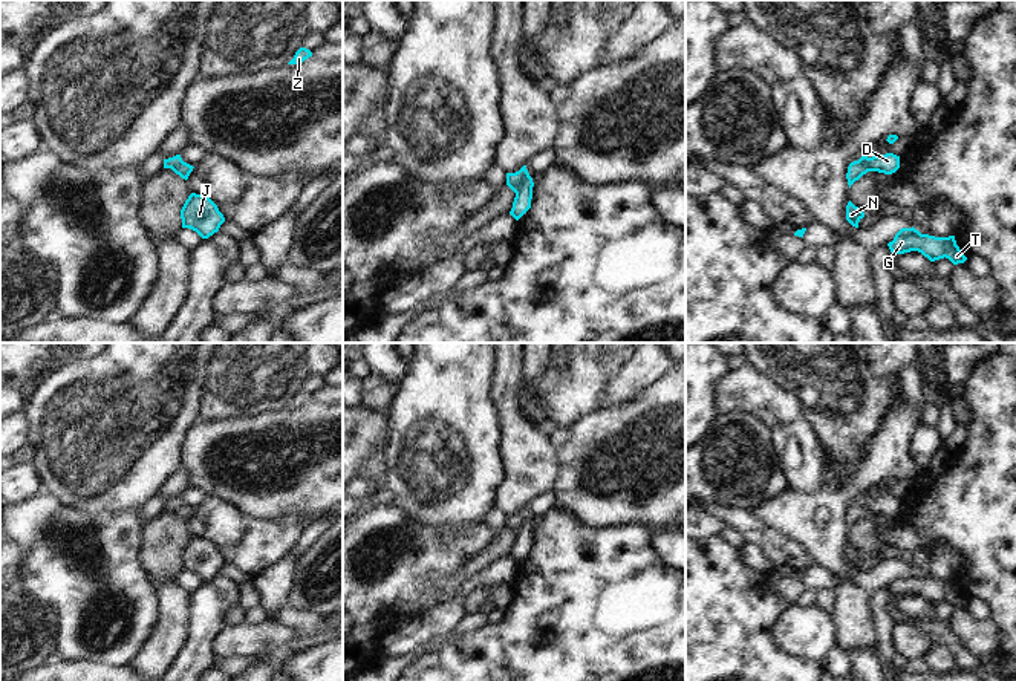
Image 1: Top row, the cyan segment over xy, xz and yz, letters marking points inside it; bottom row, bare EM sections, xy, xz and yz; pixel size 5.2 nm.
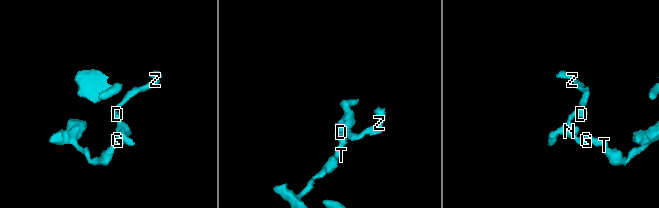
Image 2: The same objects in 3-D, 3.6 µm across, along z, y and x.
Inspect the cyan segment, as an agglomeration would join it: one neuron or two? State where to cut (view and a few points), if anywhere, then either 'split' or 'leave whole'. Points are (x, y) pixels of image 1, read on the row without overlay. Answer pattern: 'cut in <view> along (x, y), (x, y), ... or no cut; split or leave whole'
cut in xz along (521, 514), (522, 525), (516, 536); split

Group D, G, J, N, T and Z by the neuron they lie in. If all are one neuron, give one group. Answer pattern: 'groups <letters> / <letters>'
groups D G J N T / Z

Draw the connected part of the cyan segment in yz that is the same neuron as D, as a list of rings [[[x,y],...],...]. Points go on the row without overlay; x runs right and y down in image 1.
[[[886,496],[881,499],[872,499],[866,505],[854,503],[848,510],[846,522],[848,528],[858,523],[868,514],[878,514],[884,517],[892,517],[900,511],[900,499],[894,496]]]

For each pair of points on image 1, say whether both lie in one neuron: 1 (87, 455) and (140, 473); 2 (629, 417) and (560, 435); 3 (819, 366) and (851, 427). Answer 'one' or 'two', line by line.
1: one
2: two
3: one

